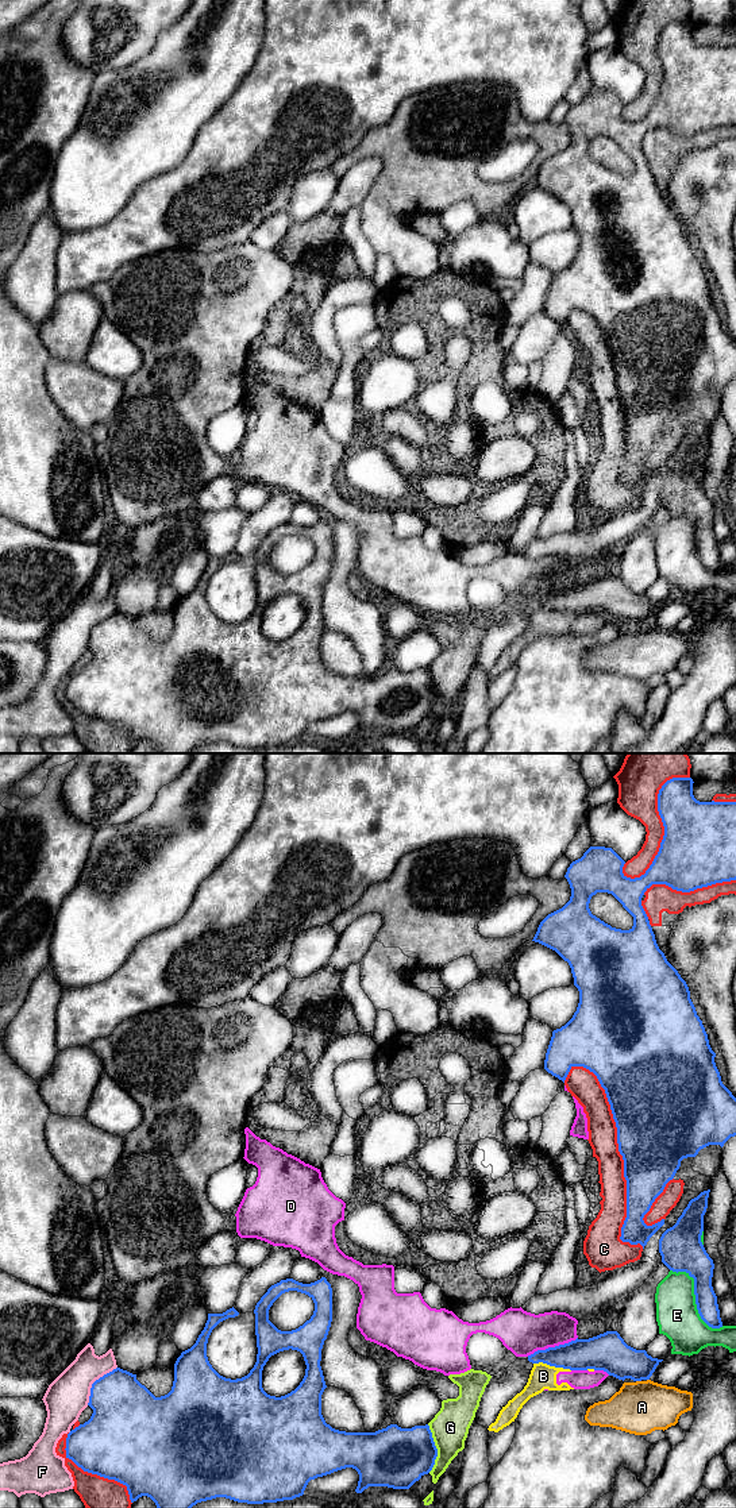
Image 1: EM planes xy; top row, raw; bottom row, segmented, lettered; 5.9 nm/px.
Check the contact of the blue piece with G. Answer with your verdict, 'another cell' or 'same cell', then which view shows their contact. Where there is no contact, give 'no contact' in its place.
same cell; contact in xy

